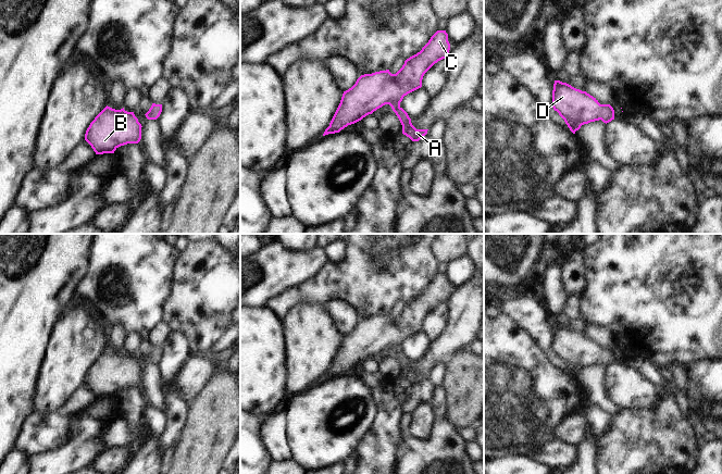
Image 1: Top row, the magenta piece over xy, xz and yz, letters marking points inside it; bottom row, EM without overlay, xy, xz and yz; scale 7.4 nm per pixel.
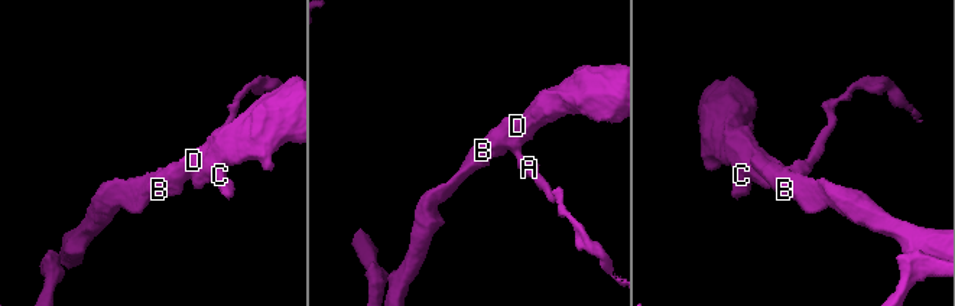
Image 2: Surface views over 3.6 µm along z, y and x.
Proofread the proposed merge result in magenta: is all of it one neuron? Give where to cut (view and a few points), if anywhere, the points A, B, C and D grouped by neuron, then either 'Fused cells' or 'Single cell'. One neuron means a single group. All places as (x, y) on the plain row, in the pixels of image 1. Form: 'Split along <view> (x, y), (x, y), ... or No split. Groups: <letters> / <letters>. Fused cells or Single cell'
No split. Groups: A B C D. Single cell.

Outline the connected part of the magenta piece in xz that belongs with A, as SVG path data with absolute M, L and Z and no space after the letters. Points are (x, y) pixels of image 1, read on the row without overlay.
M437 274L420 296L404 304L396 317L386 313L361 319L351 332L344 335L323 379L339 376L348 369L389 348L402 369L402 377L412 385L419 385L428 373L416 373L400 346L404 339L422 330L424 317L435 307L446 302L449 294L448 277L446 274Z

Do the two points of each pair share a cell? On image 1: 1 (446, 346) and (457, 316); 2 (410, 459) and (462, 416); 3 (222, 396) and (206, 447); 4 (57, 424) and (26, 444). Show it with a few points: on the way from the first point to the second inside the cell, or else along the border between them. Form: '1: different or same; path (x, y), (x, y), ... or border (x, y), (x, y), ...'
1: same; path (453, 338), (457, 335), (457, 324)
2: different; border (445, 400), (446, 416), (459, 428)
3: same; path (220, 409), (213, 418), (208, 434)
4: same; path (49, 431), (41, 433), (34, 439)

